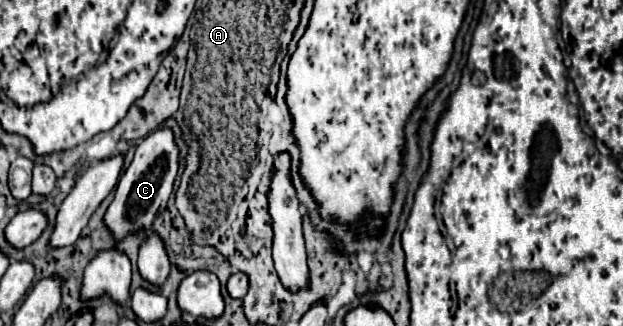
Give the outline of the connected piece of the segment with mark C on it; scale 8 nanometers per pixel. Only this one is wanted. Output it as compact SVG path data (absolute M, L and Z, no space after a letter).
M160 126L158 130L150 132L142 144L136 148L134 160L128 166L128 170L122 174L118 186L116 186L116 198L110 204L104 222L108 224L110 232L114 234L116 242L122 240L128 232L136 232L140 228L150 228L158 212L162 212L168 204L168 198L174 192L174 180L178 178L178 156L180 148L176 144L174 132L166 126Z

